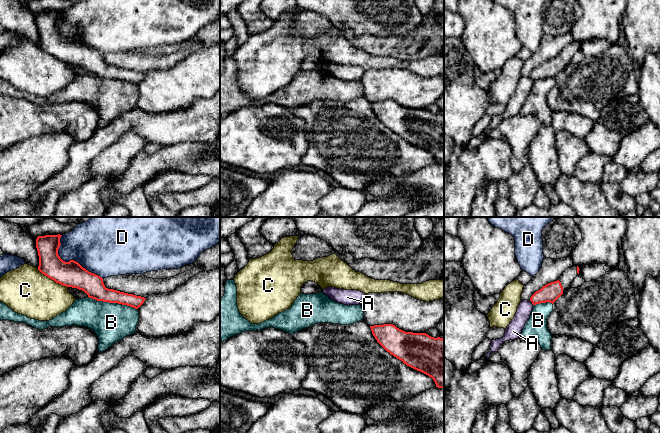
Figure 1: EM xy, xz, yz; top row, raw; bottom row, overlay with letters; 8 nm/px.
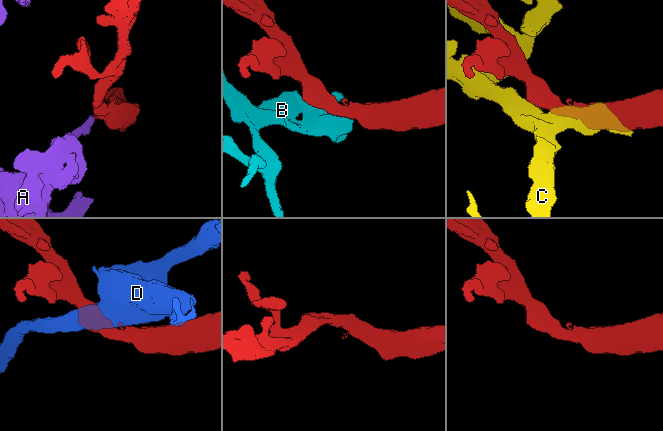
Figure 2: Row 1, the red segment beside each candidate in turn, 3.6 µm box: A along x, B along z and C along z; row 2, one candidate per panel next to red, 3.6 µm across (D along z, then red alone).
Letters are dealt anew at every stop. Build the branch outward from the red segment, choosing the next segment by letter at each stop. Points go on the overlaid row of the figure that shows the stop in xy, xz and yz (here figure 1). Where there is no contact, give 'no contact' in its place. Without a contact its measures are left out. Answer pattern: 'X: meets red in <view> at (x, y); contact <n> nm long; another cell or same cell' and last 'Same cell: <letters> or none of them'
A: meets red in yz at (532, 303); contact 60 nm long; another cell
B: meets red in xy at (113, 302); contact 420 nm long; another cell
C: meets red in xy at (52, 279); contact 300 nm long; another cell
D: meets red in xy at (71, 260); contact 480 nm long; another cell
Same cell: none of them

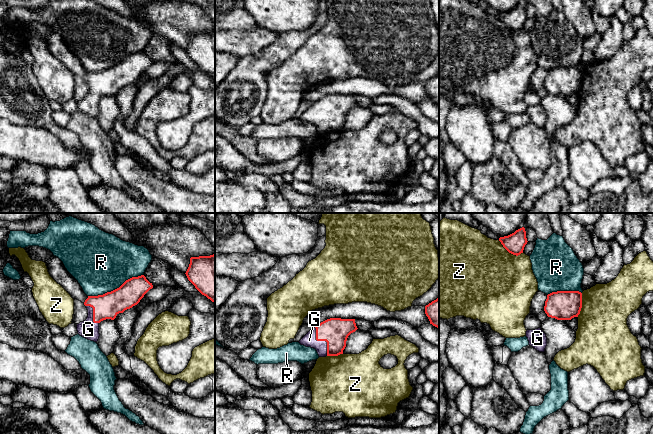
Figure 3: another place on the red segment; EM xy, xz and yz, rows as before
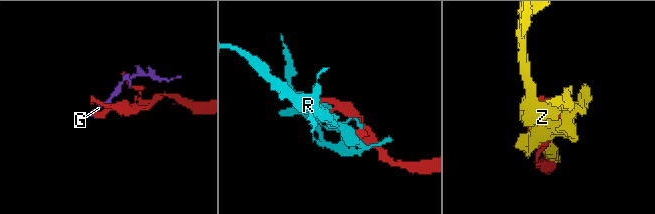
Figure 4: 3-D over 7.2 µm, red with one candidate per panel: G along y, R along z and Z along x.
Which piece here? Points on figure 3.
G: meets red in xz at (322, 340); contact 260 nm long; same cell
R: meets red in xy at (115, 289); contact 480 nm long; another cell
Z: meets red in yz at (510, 252); contact 220 nm long; another cell
Same cell: G

